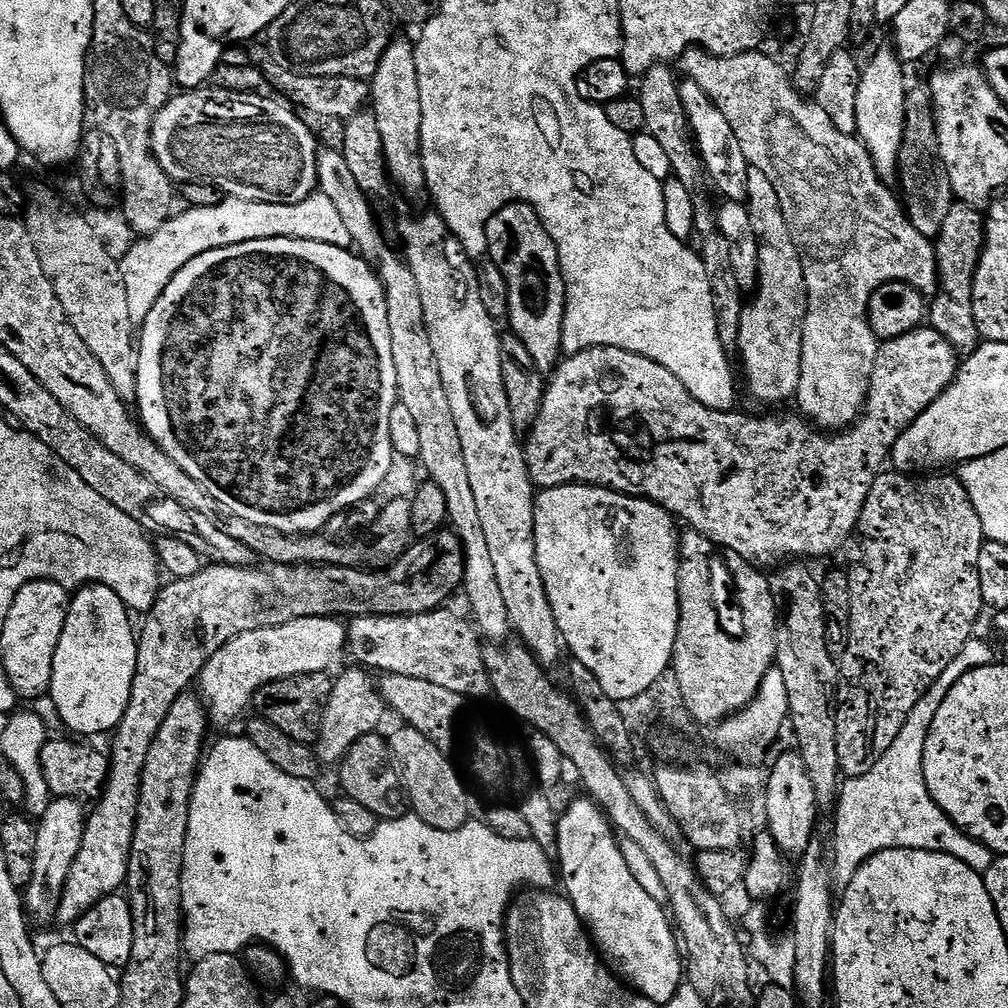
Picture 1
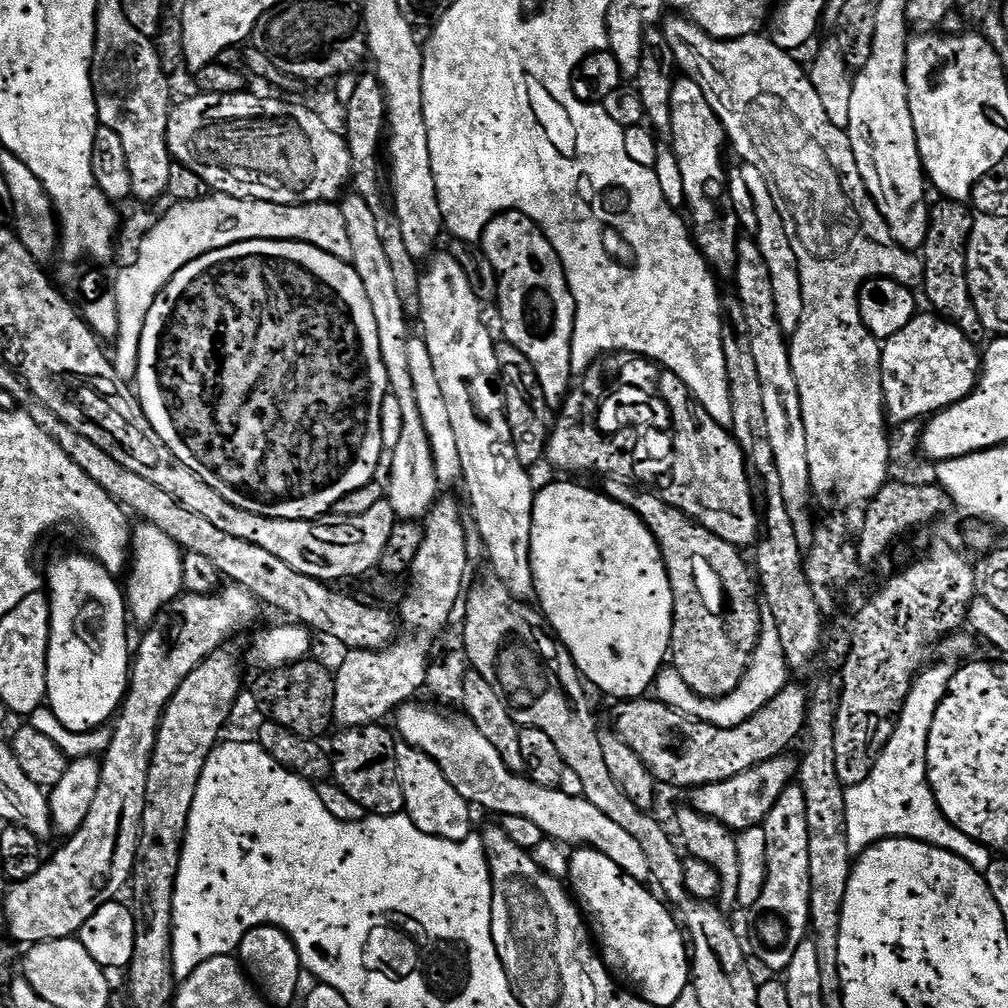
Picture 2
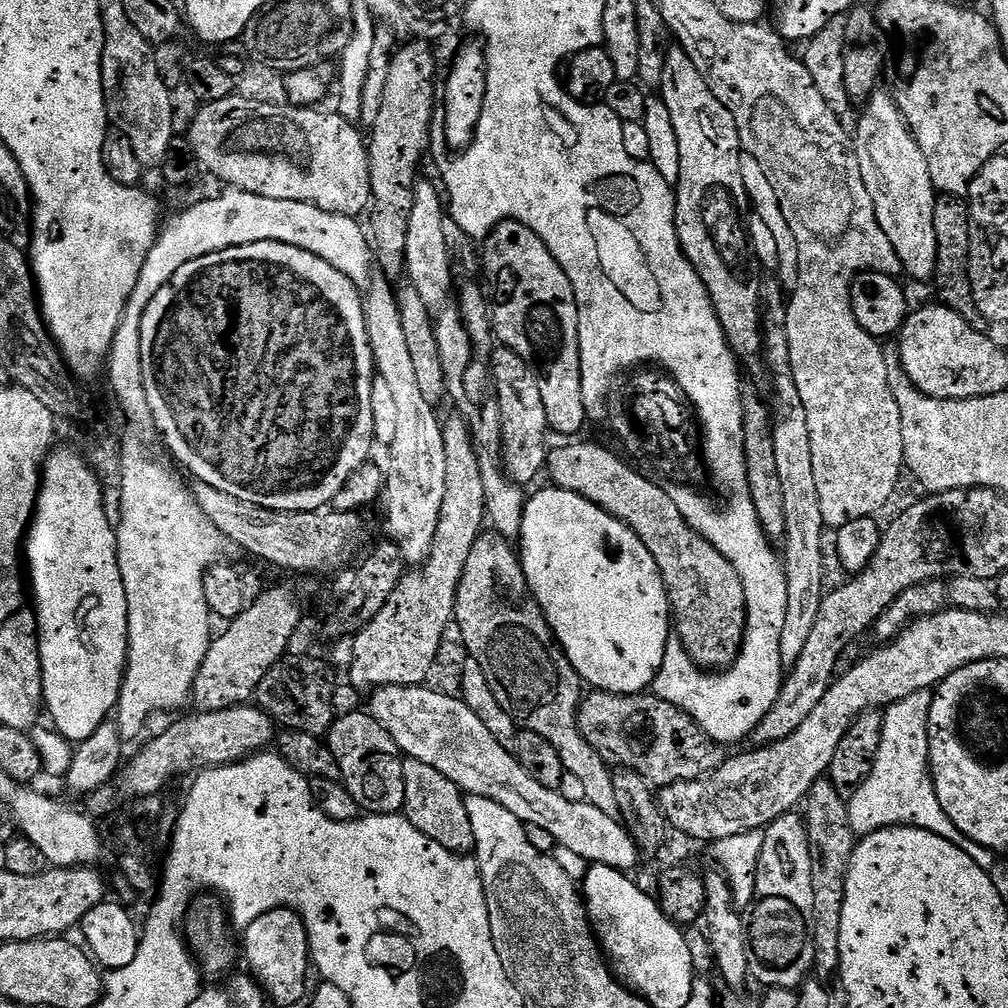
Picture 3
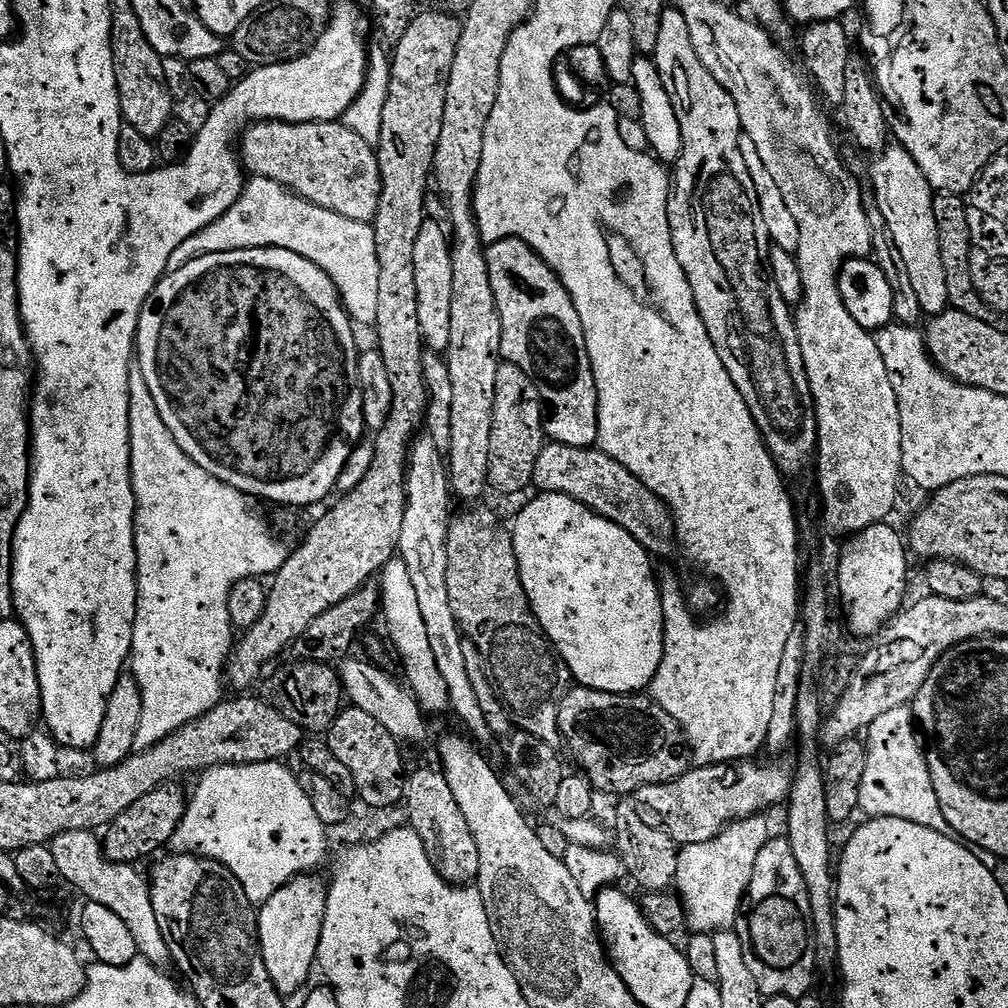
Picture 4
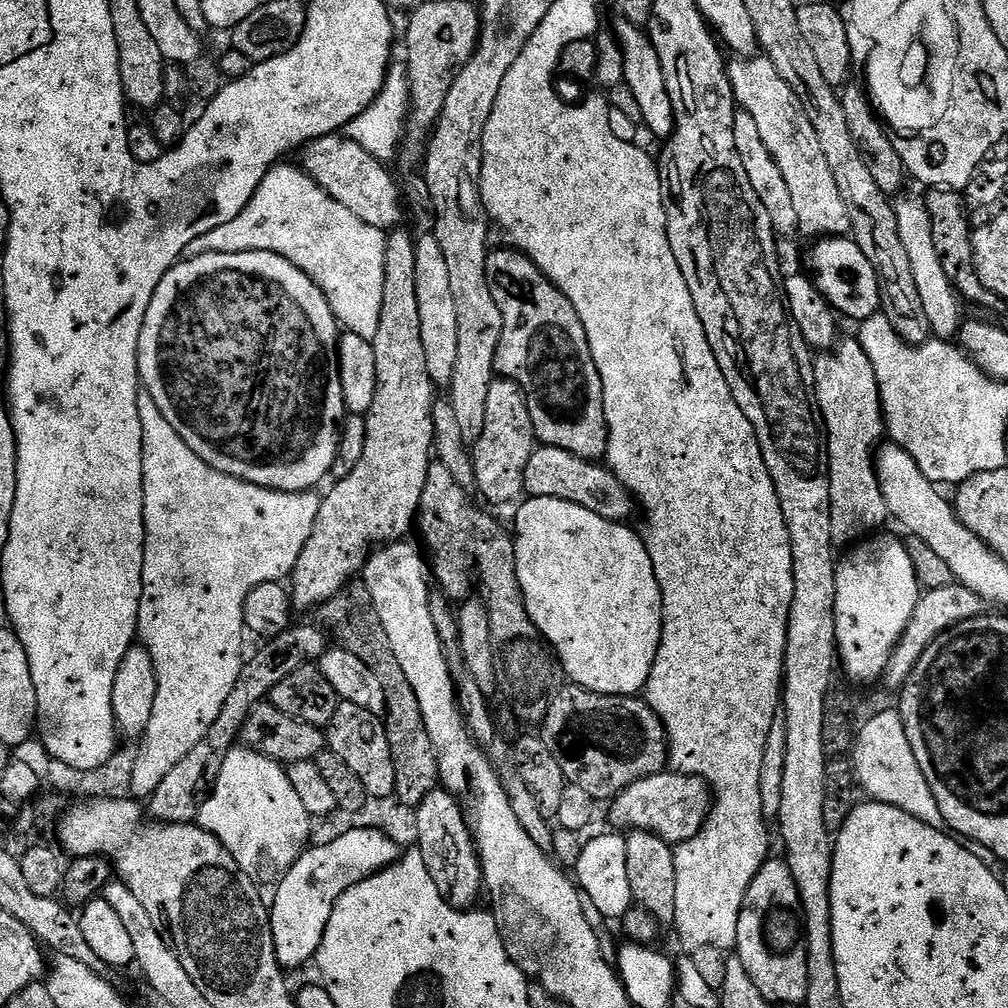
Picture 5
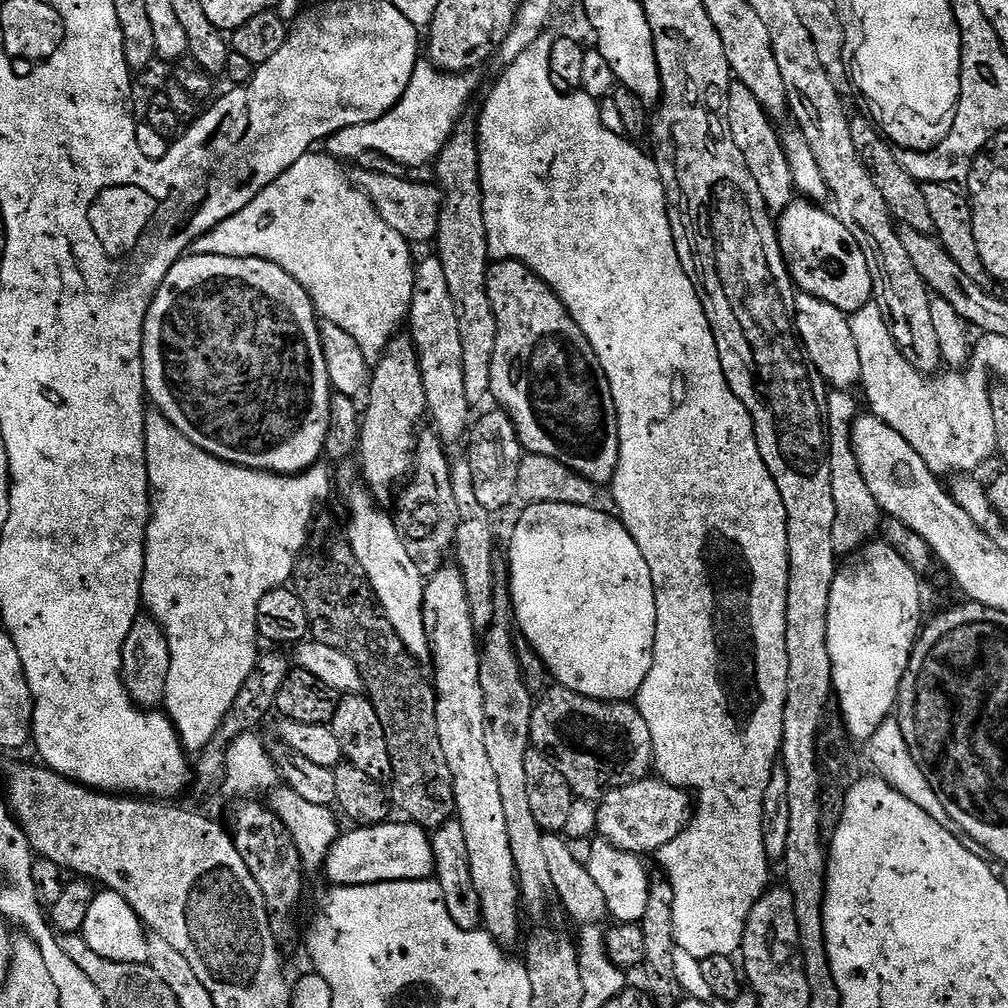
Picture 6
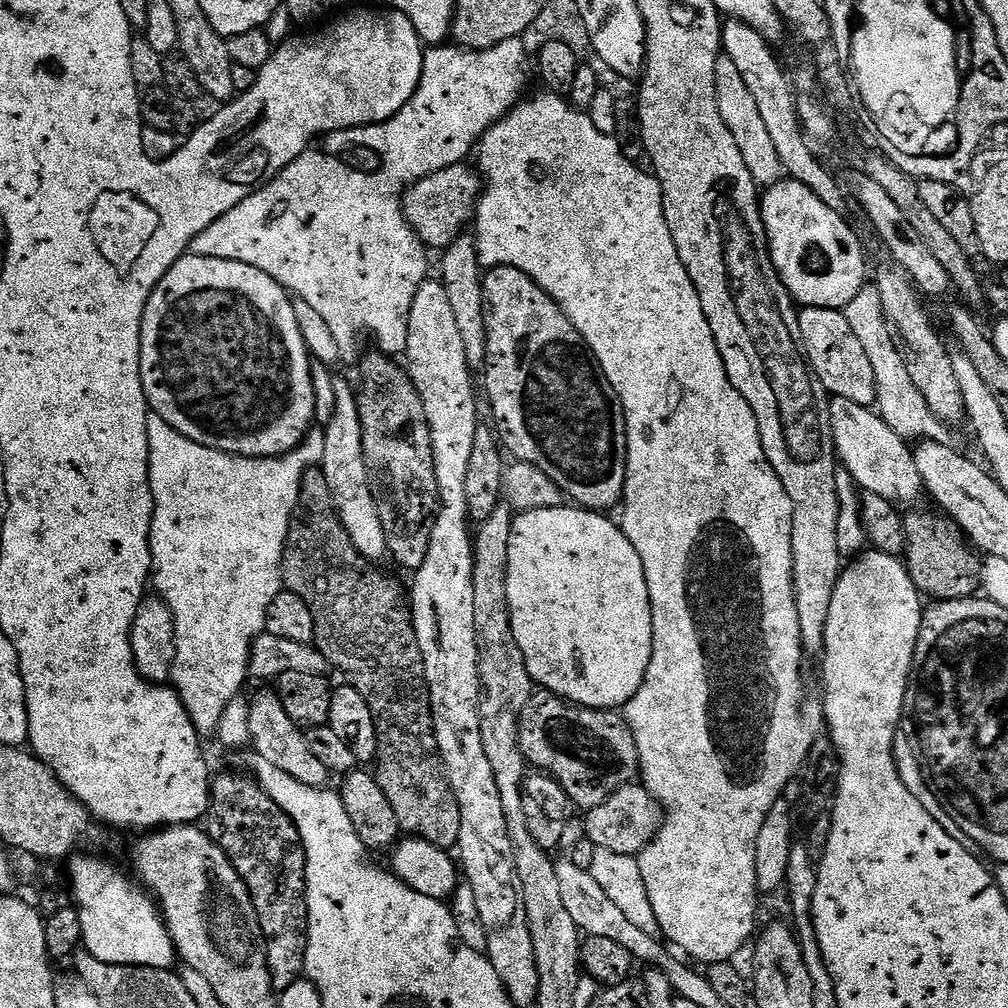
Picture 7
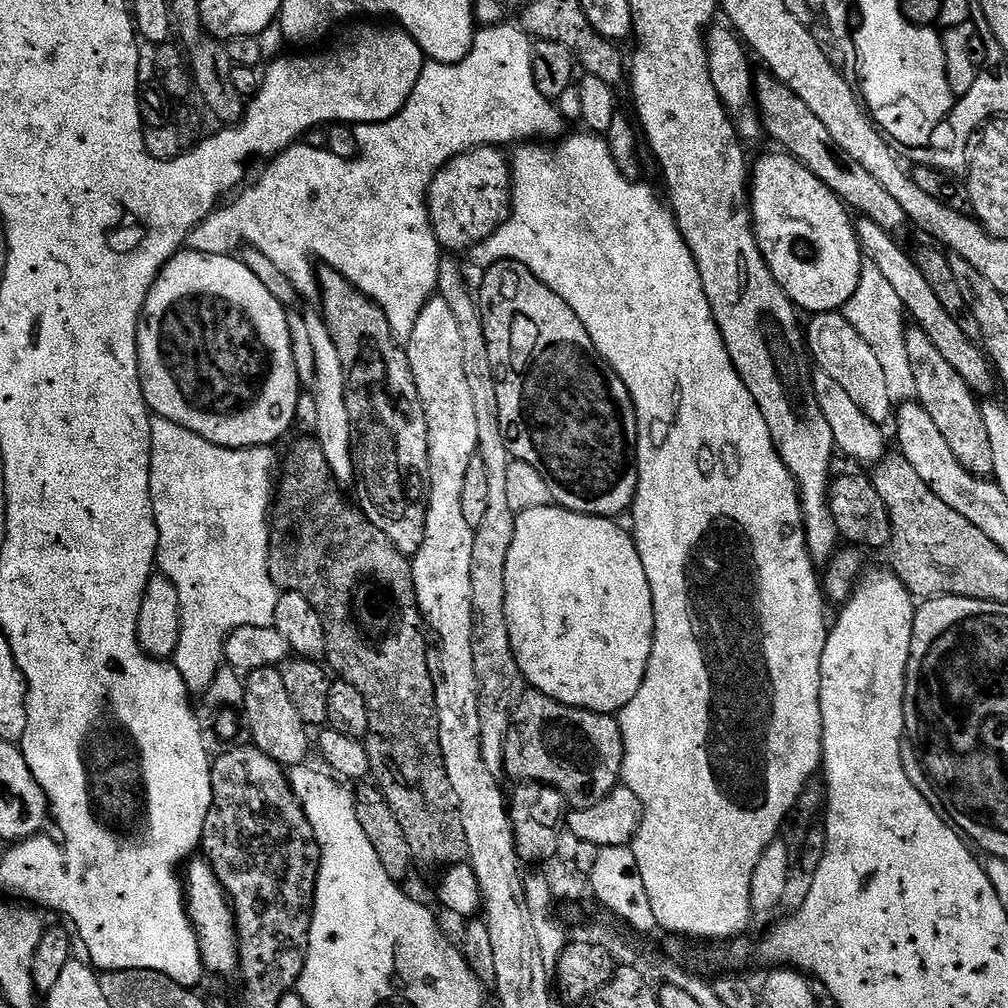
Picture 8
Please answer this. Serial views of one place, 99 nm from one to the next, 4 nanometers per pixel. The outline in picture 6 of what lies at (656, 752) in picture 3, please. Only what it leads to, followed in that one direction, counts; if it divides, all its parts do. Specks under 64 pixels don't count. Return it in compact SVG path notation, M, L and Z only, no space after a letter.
M556 686L545 691L535 701L530 734L531 747L546 758L550 758L550 762L560 771L562 778L566 778L566 782L572 787L573 797L582 800L599 802L607 792L613 792L622 786L630 786L639 780L649 779L654 768L650 726L646 726L646 718L642 718L640 709L632 702L595 700Z

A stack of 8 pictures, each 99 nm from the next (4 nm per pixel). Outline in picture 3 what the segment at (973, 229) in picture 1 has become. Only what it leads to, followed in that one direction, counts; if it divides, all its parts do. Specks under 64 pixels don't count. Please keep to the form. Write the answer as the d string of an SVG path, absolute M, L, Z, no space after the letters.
M940 194L936 197L934 206L934 238L938 238L938 258L936 259L936 275L934 285L939 303L945 308L954 310L970 326L974 326L976 332L985 331L986 321L984 315L978 310L972 293L972 283L968 277L968 251L970 250L970 230L972 229L972 217L967 203L959 196Z

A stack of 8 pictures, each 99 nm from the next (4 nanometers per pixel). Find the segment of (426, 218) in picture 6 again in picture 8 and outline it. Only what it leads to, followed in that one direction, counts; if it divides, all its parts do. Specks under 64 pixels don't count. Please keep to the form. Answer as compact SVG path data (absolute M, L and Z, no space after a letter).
M496 146L472 148L460 156L454 157L448 165L440 169L440 173L432 179L428 188L428 217L441 249L452 252L475 250L478 245L497 232L500 225L508 219L512 211L512 165L507 155L503 156Z

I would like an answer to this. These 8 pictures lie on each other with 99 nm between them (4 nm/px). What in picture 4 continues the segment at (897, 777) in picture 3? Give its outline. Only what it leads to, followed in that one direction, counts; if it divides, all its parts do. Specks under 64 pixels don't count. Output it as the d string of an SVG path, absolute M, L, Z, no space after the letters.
M911 707L890 710L887 714L874 718L874 722L866 730L866 747L866 774L862 778L859 811L865 812L863 815L868 818L906 818L906 822L918 822L918 826L926 826L926 830L938 830L938 834L953 835L950 822L946 822L940 809L938 794L934 794L934 782L930 778L930 770L924 757L925 749L918 739Z

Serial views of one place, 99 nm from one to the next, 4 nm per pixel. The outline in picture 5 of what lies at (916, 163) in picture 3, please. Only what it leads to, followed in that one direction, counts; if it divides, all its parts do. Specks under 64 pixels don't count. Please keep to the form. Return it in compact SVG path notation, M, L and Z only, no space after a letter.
M901 195L894 204L898 238L902 238L902 246L910 258L910 270L914 270L914 286L918 289L918 298L922 301L926 319L930 321L932 336L937 340L951 341L960 331L962 301L952 288L950 278L946 278L946 270L942 270L942 258L938 258L938 249L934 247L934 233L930 231L930 214L923 199L919 195L908 195Z

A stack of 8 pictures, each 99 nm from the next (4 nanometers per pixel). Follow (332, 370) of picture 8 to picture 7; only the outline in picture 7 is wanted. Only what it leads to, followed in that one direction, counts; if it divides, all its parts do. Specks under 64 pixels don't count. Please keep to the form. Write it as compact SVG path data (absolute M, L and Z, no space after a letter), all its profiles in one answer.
M336 378L333 384L337 405L334 406L332 419L324 428L322 471L332 495L332 502L336 505L336 512L340 515L340 521L350 534L354 546L363 554L365 560L375 562L389 555L388 539L366 470L360 402L354 388L351 388L346 381Z

